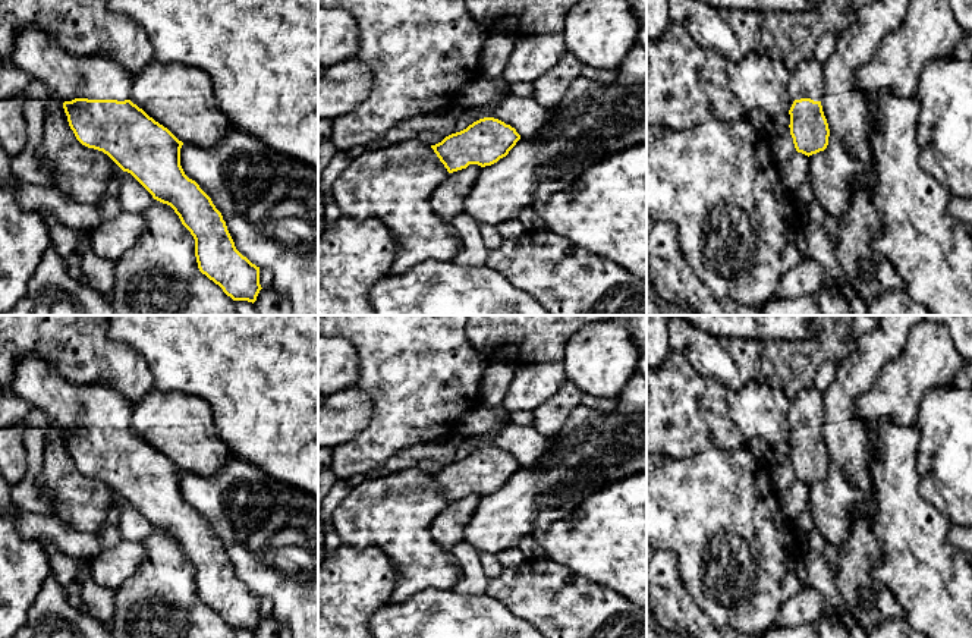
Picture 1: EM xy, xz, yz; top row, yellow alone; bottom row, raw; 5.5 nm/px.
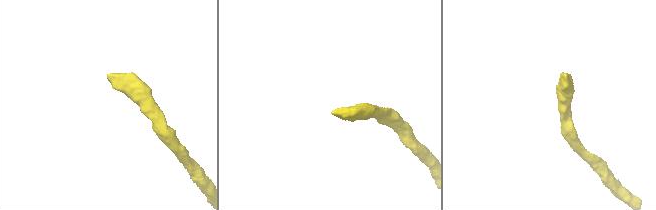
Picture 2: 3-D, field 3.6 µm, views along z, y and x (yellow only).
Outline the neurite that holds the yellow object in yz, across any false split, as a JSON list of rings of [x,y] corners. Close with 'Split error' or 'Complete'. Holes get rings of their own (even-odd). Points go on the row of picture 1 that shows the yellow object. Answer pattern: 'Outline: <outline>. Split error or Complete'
Outline: [[[815,59],[802,62],[790,72],[787,92],[793,100],[789,128],[796,151],[808,157],[824,151],[830,129],[821,106],[824,95],[821,65]]]. Split error

